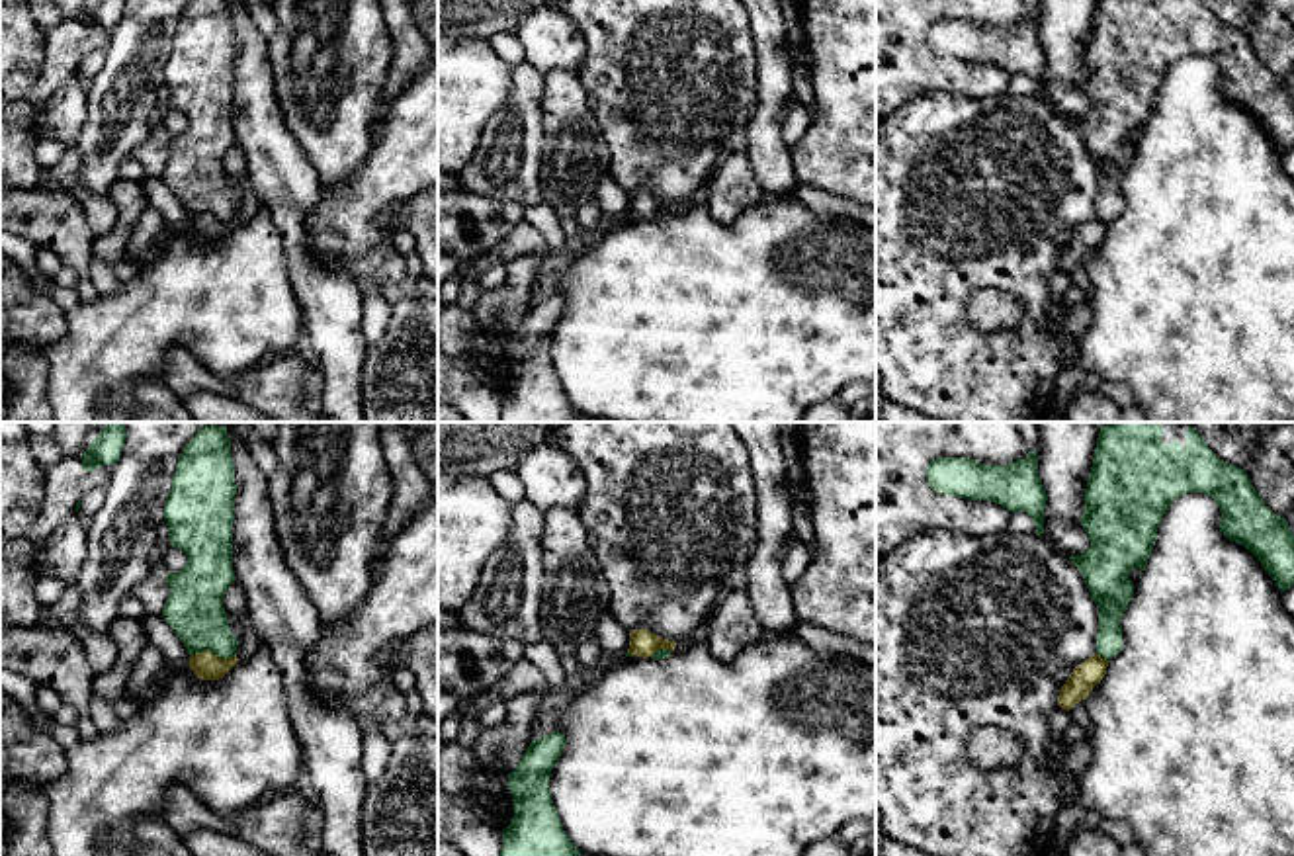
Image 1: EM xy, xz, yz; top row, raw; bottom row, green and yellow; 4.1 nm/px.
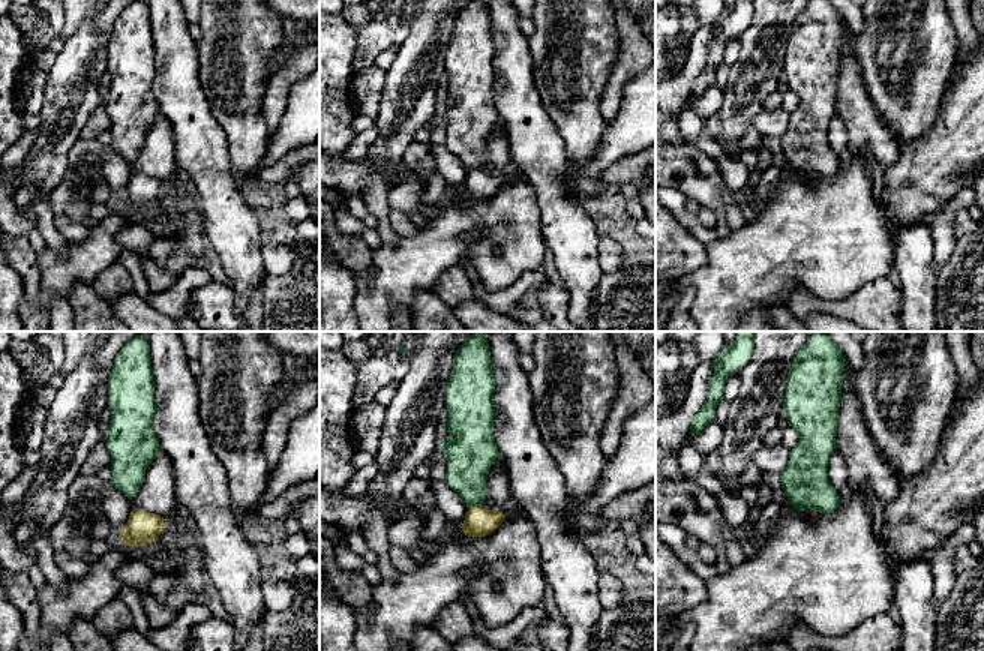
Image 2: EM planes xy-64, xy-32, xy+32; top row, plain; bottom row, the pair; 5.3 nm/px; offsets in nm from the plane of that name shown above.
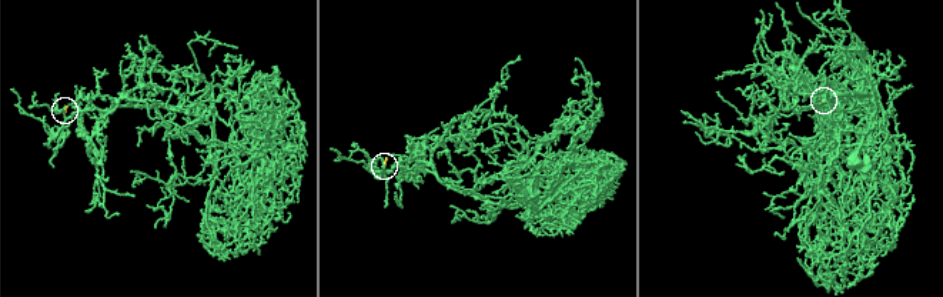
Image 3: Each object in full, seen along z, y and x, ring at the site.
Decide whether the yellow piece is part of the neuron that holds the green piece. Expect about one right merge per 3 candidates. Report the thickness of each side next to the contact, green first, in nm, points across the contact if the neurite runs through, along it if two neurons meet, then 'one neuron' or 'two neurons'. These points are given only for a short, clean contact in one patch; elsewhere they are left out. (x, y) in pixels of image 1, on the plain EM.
calibres 240 and 120 nm; border xy (192, 215), (212, 214), (221, 219), (235, 219); two neurons

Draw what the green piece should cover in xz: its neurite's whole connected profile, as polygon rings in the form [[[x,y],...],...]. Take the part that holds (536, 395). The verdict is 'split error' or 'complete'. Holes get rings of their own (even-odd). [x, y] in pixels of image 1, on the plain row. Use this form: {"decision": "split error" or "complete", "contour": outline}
{"decision": "complete", "contour": [[[559,293],[532,303],[508,336],[514,379],[502,393],[498,422],[575,422],[581,418],[563,393],[549,356],[551,332],[559,324],[565,305],[567,301]]]}

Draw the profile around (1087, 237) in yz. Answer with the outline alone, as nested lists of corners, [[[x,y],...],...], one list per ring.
[[[1093,217],[1085,225],[1073,231],[1069,240],[1059,252],[1057,268],[1069,274],[1075,266],[1083,264],[1091,252],[1104,240],[1108,223],[1100,217]]]

